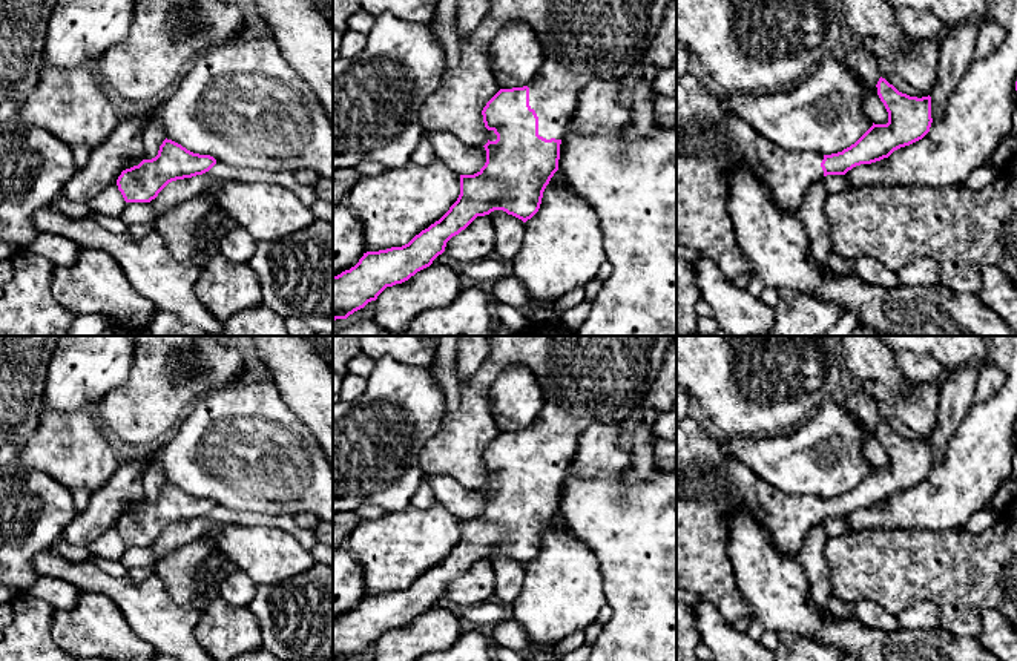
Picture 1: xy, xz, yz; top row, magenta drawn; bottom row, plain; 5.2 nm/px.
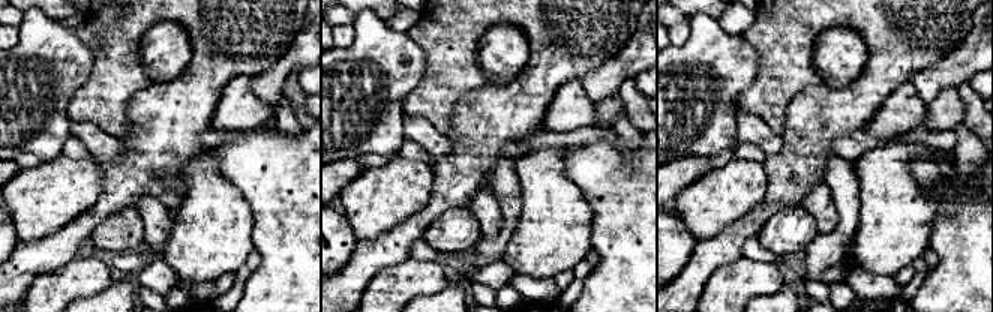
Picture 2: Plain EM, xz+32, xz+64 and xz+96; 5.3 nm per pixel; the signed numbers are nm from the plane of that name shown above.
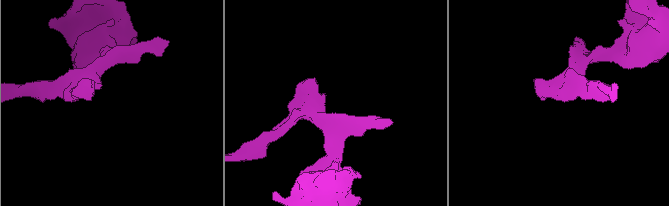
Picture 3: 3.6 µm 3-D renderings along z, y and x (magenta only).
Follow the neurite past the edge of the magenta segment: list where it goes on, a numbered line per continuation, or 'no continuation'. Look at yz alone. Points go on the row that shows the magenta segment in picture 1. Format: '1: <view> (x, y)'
1: yz (712, 140)

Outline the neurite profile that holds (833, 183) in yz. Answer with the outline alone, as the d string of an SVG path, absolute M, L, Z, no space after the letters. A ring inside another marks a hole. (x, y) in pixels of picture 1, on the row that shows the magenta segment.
M827 175L822 178L822 181L828 195L834 195L848 189L845 175Z

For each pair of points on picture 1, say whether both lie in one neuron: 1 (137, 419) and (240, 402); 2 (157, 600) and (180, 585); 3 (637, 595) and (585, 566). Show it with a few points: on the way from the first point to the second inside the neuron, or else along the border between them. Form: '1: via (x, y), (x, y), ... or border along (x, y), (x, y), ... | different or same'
1: border along (217, 390), (203, 396), (187, 411) | different
2: border along (155, 572), (177, 603), (186, 603), (198, 589) | different
3: border along (585, 543), (597, 559), (603, 594), (608, 603) | different

